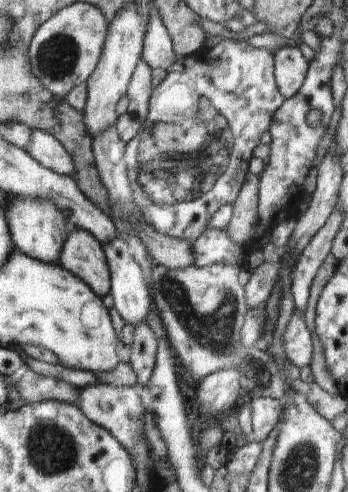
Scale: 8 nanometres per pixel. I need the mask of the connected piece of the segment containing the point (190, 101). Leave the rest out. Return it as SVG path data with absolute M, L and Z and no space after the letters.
M232 39L221 40L210 49L201 49L188 57L178 57L173 66L167 71L167 76L162 83L155 88L150 98L149 114L144 120L141 132L126 146L125 162L127 163L127 182L129 184L130 196L128 202L130 205L137 205L142 213L143 221L147 222L158 233L170 237L184 238L186 228L200 224L200 232L207 230L207 223L210 218L223 205L231 204L236 201L240 190L245 182L245 177L249 174L249 164L254 151L254 147L260 144L261 136L269 130L276 110L283 104L285 99L279 92L274 75L275 63L274 52L265 47L257 48L246 41L236 41Z

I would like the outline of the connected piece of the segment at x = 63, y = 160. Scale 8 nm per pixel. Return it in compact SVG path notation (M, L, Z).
M34 130L26 150L38 164L58 175L73 177L76 168L64 146L46 131Z

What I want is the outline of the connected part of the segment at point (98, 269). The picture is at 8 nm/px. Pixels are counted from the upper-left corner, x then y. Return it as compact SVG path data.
M75 229L68 236L58 264L83 281L99 298L111 292L111 273L103 246L92 234Z

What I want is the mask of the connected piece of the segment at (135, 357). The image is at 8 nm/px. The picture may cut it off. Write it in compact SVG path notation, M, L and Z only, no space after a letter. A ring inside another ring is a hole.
M145 321L135 327L132 356L129 362L137 377L137 387L144 388L150 383L157 358L157 339Z

